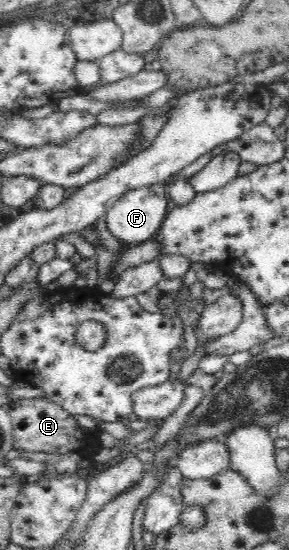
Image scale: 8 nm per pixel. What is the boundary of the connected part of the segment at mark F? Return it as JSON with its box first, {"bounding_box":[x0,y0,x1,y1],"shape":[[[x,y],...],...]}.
{"bounding_box":[105,182,169,244],"shape":[[[164,182],[152,183],[150,186],[143,186],[136,190],[129,190],[120,197],[120,200],[105,214],[107,227],[110,233],[122,242],[133,244],[143,243],[154,239],[155,234],[160,230],[169,211],[168,195],[164,189]]]}

